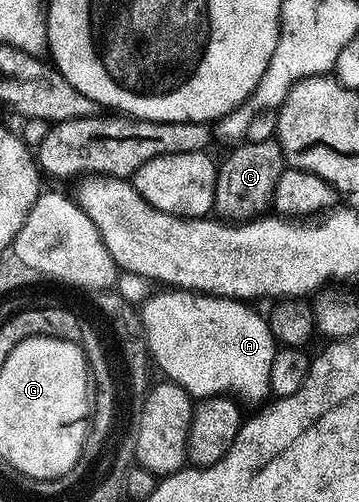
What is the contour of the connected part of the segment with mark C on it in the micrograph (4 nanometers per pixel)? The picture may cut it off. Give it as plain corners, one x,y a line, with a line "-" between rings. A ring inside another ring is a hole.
277,138
252,143
243,142
235,146
228,159
219,166
215,208
219,214
240,213
245,220
261,216
273,202
276,183
286,168
283,149
-
266,208
266,209
265,209

